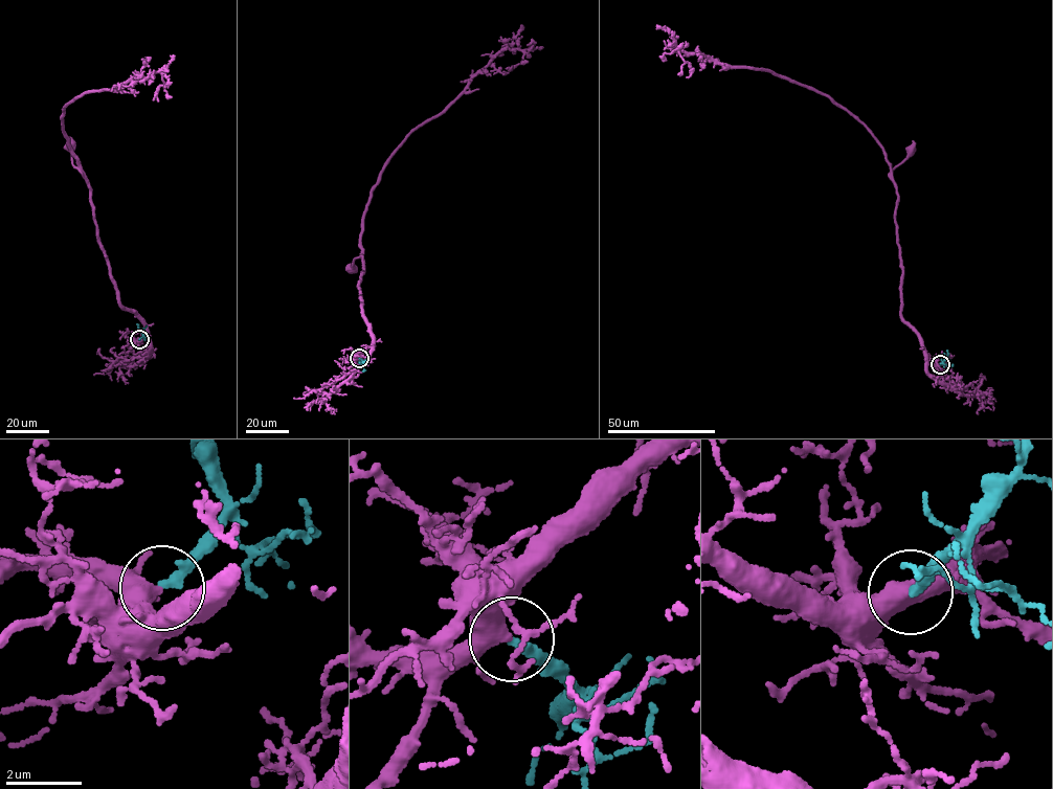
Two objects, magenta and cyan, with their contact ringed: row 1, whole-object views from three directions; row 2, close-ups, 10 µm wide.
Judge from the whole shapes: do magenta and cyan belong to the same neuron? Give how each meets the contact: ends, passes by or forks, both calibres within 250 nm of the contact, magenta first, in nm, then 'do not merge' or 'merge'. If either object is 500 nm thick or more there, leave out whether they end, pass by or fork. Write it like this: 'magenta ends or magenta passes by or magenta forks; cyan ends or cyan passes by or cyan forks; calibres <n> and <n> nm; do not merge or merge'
magenta passes by; cyan ends; calibres 400 and 280 nm; merge

